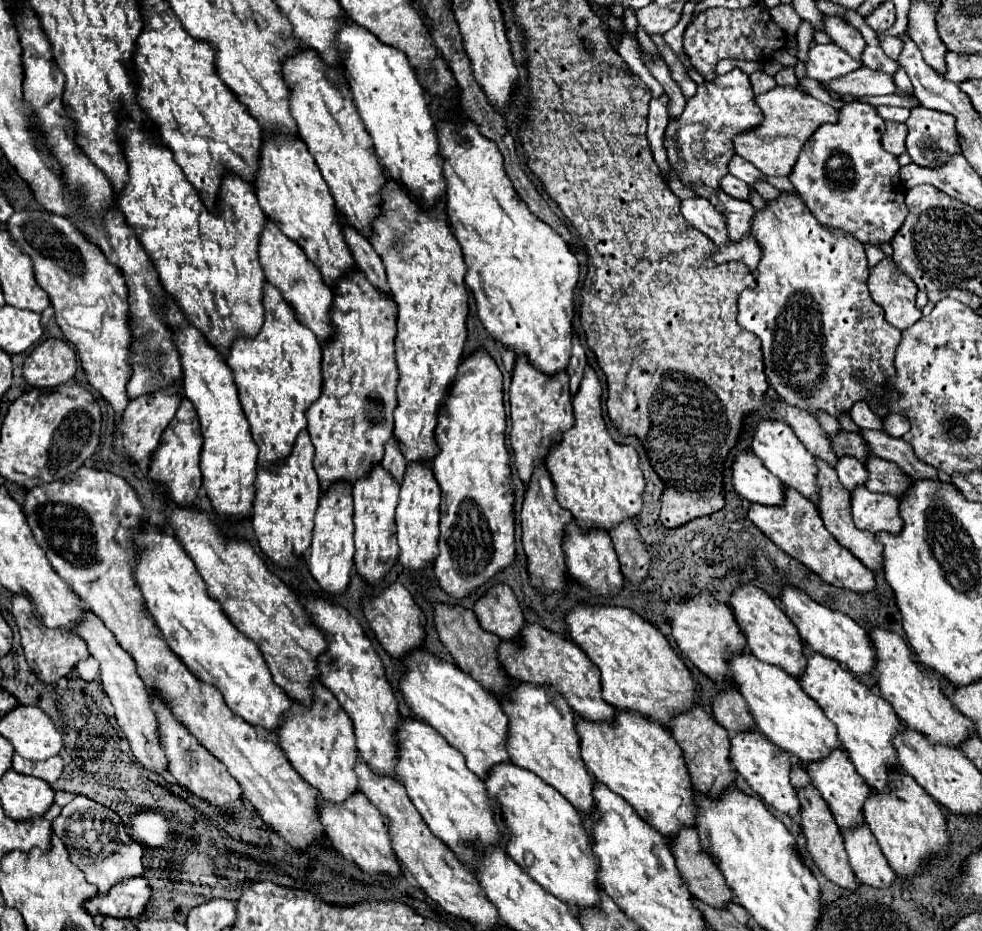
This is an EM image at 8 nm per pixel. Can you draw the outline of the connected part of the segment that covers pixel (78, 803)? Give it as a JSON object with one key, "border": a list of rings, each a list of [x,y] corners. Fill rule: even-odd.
{"border":[[[76,796],[72,802],[68,802],[60,816],[52,822],[52,832],[64,842],[68,848],[70,860],[84,872],[86,880],[98,888],[100,894],[106,894],[116,882],[142,876],[142,846],[134,842],[124,824],[116,822],[120,818],[110,808],[92,802],[86,796]]]}

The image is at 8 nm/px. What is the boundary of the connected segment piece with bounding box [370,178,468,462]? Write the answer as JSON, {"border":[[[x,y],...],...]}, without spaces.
{"border":[[[388,178],[384,188],[382,216],[374,224],[372,248],[378,252],[386,266],[386,276],[394,300],[398,304],[398,336],[396,336],[396,364],[398,364],[398,406],[394,410],[394,438],[406,456],[406,462],[430,462],[438,454],[438,444],[434,444],[434,428],[438,424],[438,408],[454,382],[458,364],[462,360],[462,348],[466,342],[466,314],[468,314],[468,294],[464,284],[466,264],[448,222],[444,204],[434,210],[422,210],[408,192]]]}

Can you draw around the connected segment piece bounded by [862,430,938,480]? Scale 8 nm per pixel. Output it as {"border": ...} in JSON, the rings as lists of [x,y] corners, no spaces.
{"border":[[[862,430],[862,438],[868,442],[874,456],[898,464],[912,480],[932,480],[938,478],[936,468],[922,464],[916,456],[910,444],[906,444],[902,438],[892,438],[882,430]]]}

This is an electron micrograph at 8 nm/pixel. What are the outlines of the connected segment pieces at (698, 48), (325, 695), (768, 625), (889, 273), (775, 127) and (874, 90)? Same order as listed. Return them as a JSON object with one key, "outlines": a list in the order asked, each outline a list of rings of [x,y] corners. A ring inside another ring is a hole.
{"outlines":[[[[758,4],[746,10],[710,8],[702,12],[684,32],[684,52],[688,54],[690,64],[704,76],[706,82],[716,78],[714,70],[722,58],[756,60],[762,64],[772,60],[774,52],[782,48],[786,48],[786,34],[766,12],[760,12]]],[[[320,682],[314,684],[314,704],[302,706],[298,702],[292,702],[290,716],[286,716],[284,720],[286,722],[278,730],[280,748],[284,750],[294,770],[308,784],[318,788],[324,800],[340,804],[348,796],[358,792],[358,778],[354,772],[354,766],[358,762],[358,750],[352,720],[326,686],[322,686]]],[[[744,586],[738,588],[732,598],[730,598],[732,610],[736,614],[738,626],[742,628],[746,640],[748,640],[748,648],[750,652],[772,666],[782,668],[784,672],[788,672],[794,678],[800,678],[804,674],[806,668],[806,658],[804,658],[804,642],[796,630],[796,626],[792,624],[792,620],[788,616],[784,616],[784,610],[780,606],[776,606],[776,602],[766,596],[762,590],[754,588],[754,586]]],[[[884,258],[870,270],[868,288],[872,300],[886,312],[886,320],[898,330],[910,328],[922,312],[916,308],[916,286],[910,278],[894,268],[892,258]]],[[[776,86],[774,90],[756,96],[756,104],[764,112],[764,122],[752,132],[736,136],[734,148],[738,156],[752,162],[766,176],[788,176],[808,138],[822,124],[836,122],[836,116],[838,116],[838,112],[832,106],[822,104],[820,100],[808,94],[802,94],[798,88],[790,88],[790,86],[786,88]]],[[[866,66],[838,80],[832,80],[826,86],[836,94],[852,94],[852,96],[880,96],[880,94],[896,92],[896,84],[890,74],[884,74]]]]}

